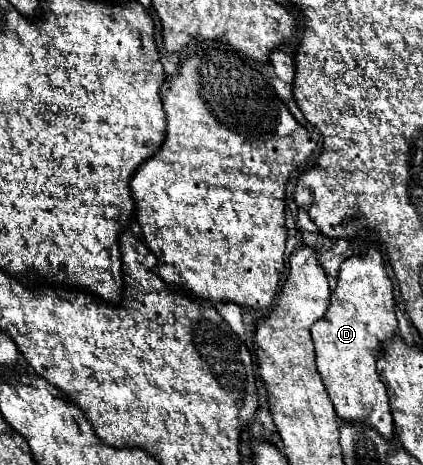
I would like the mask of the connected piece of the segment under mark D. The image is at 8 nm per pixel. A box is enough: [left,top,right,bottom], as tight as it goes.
[311,245,397,441]

